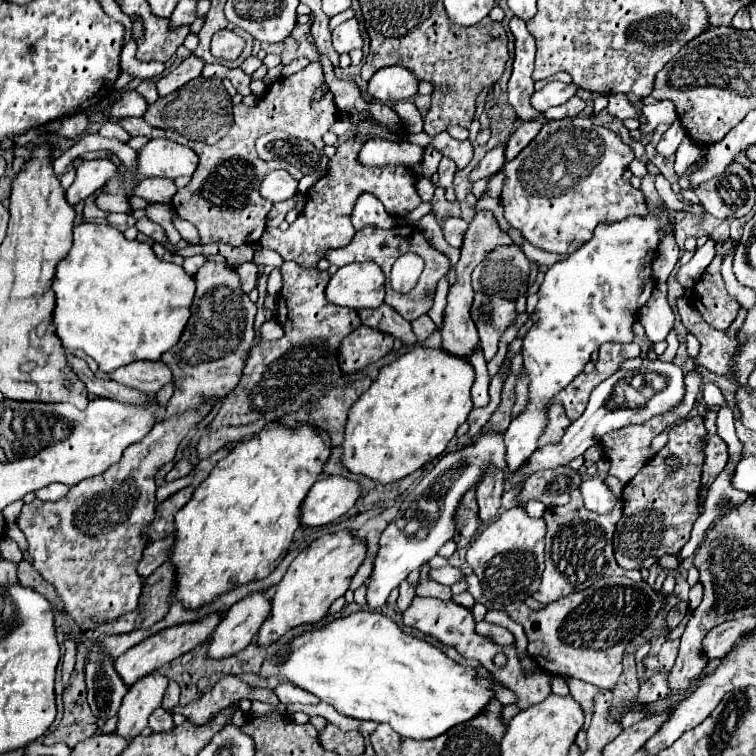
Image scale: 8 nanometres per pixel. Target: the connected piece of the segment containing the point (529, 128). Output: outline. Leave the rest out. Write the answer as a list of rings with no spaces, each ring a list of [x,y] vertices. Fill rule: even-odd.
[[[532,120],[532,122],[522,122],[522,126],[510,136],[508,140],[508,146],[506,146],[506,160],[512,160],[516,158],[536,136],[538,132],[542,130],[542,124],[540,120]]]

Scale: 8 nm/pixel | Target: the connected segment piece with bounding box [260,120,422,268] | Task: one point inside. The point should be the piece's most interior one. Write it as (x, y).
(325, 223)

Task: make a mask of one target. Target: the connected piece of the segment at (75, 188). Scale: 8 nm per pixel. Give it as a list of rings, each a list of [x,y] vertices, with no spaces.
[[[108,158],[98,160],[82,160],[76,168],[76,180],[66,190],[66,200],[74,206],[80,200],[86,200],[92,192],[96,192],[102,184],[116,176],[116,166]]]

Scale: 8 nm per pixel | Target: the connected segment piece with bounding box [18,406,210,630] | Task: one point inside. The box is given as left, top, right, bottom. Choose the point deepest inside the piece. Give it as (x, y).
(88, 545)

